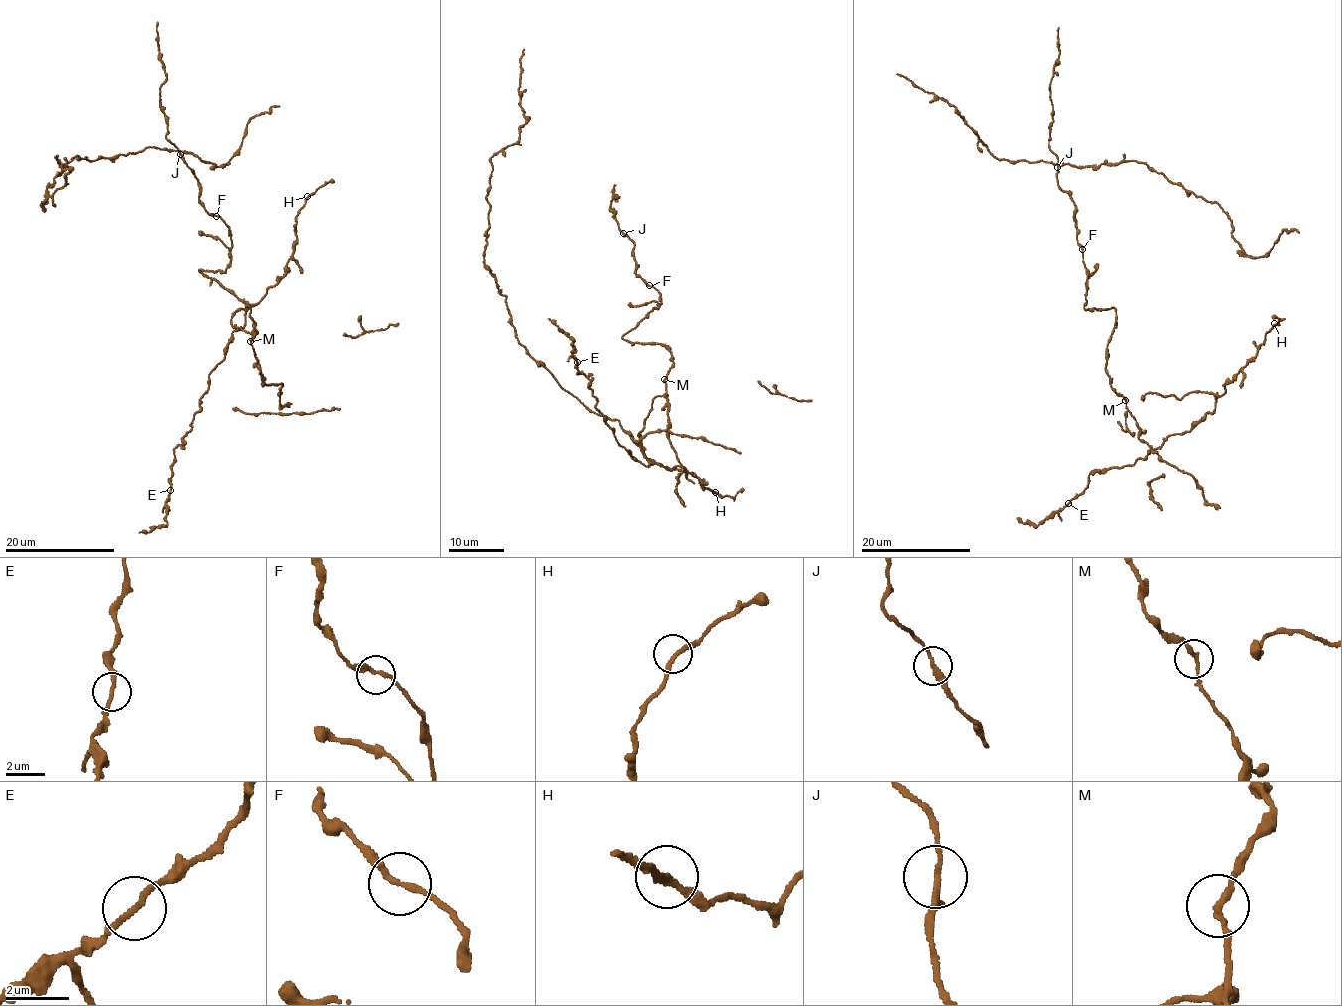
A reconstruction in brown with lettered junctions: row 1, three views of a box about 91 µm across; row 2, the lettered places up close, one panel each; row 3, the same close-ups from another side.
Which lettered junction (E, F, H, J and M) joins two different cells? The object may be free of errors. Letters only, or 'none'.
none

